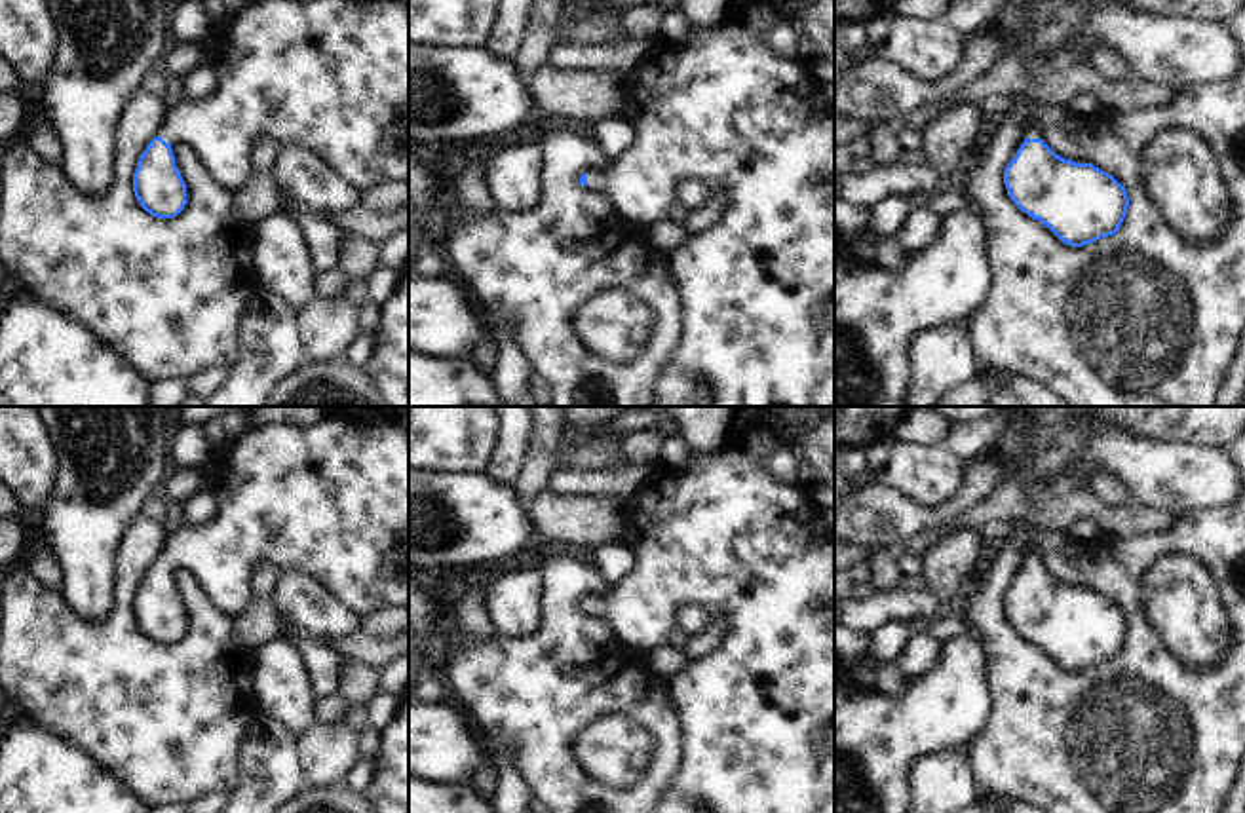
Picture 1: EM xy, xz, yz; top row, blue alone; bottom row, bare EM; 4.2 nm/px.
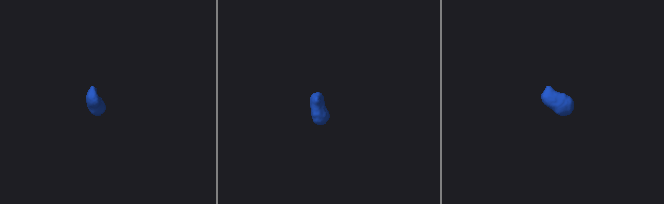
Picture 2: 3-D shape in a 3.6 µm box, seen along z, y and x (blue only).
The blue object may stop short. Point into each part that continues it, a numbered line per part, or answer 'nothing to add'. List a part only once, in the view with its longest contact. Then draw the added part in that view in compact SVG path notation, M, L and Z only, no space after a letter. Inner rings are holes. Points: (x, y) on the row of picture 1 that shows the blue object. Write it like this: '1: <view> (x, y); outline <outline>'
1: xz (757, 287); outline M726 15L715 28L692 25L680 47L652 47L631 70L625 114L635 125L635 142L603 171L587 173L587 186L604 194L616 215L637 226L661 220L677 201L679 184L696 180L724 198L724 213L715 224L667 251L665 266L680 300L684 327L673 357L654 384L654 406L834 406L834 110L825 106L793 61L774 57L753 32L732 32L734 17Z

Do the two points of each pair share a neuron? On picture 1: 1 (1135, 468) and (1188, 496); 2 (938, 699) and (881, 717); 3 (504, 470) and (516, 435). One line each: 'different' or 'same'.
1: same
2: same
3: same

